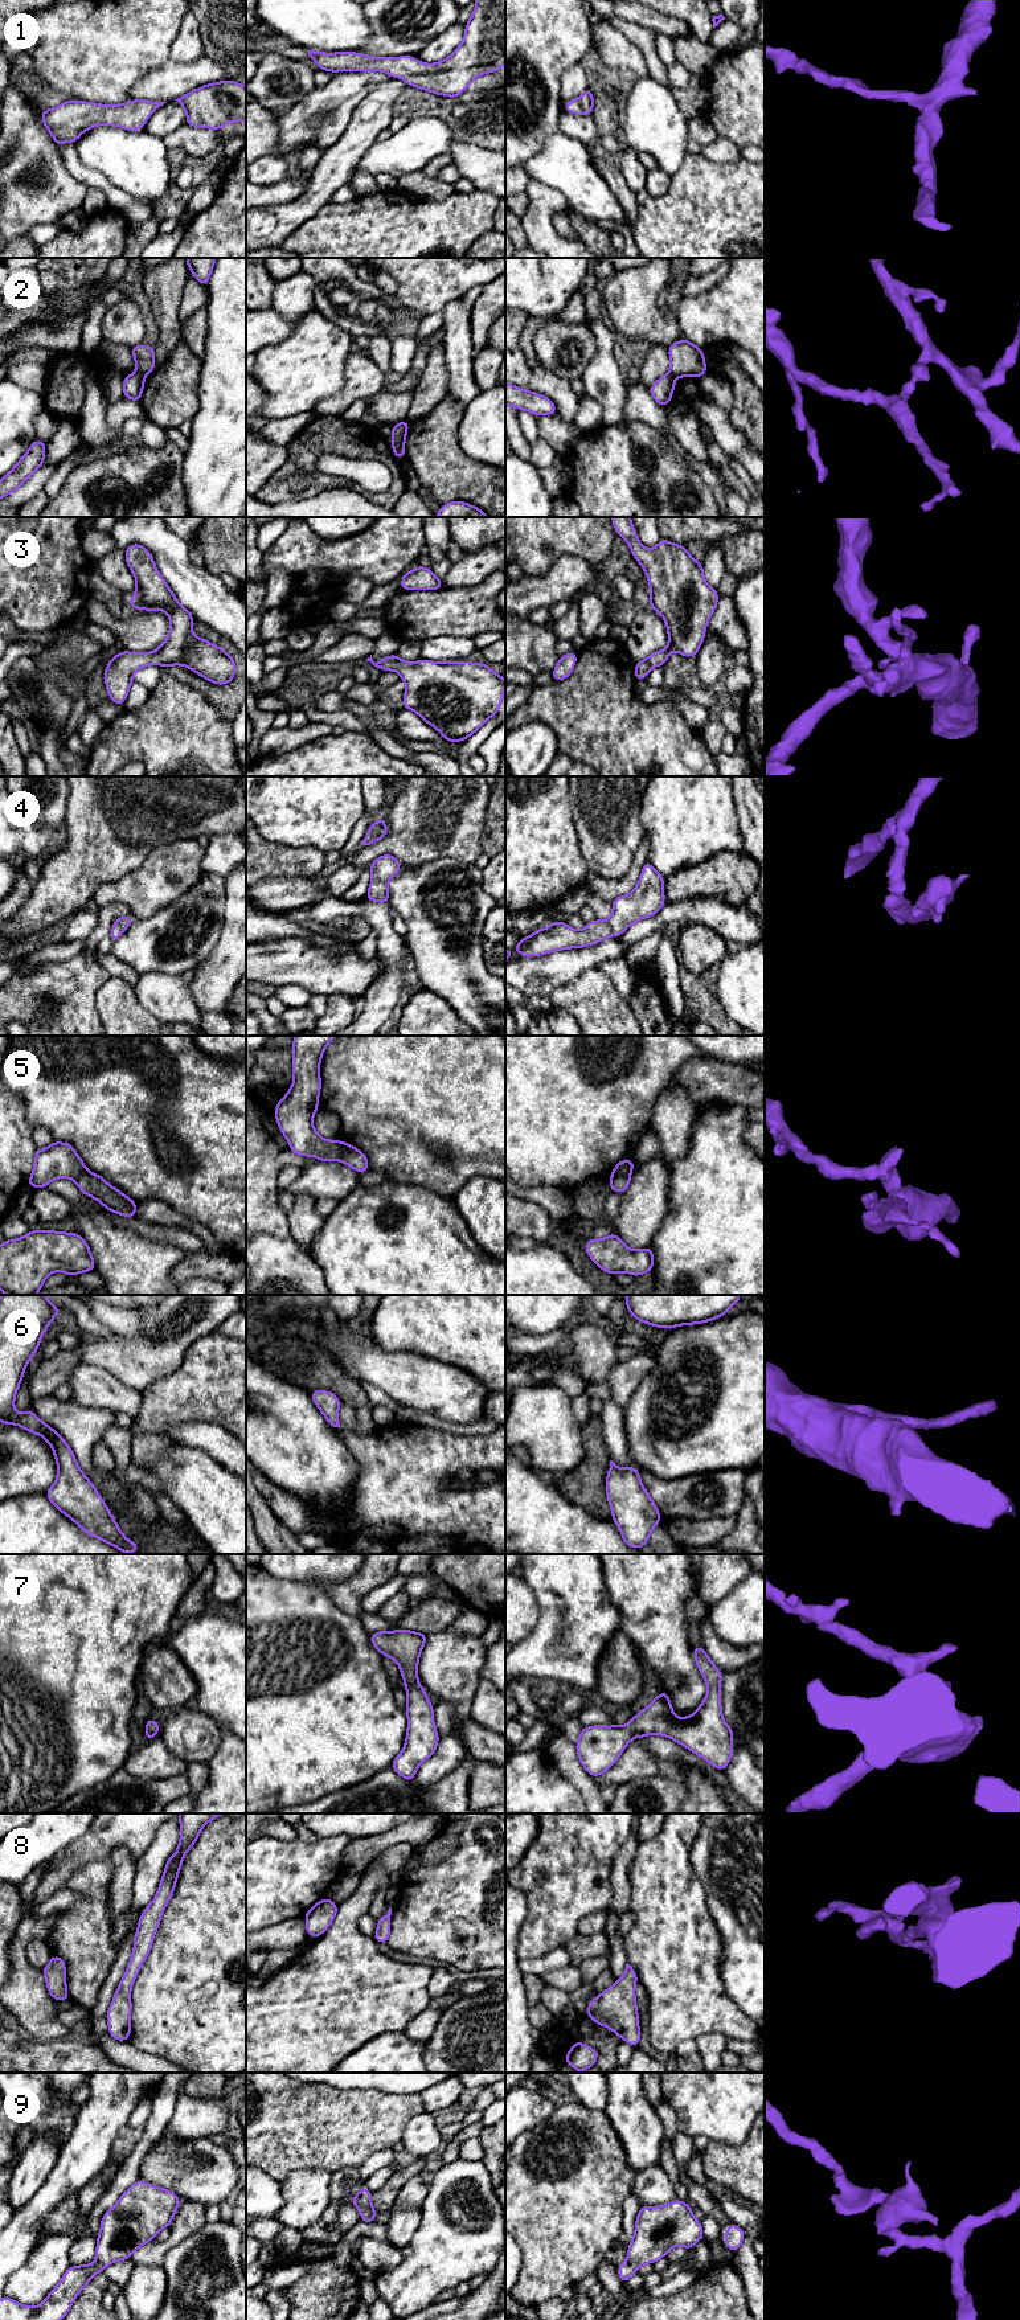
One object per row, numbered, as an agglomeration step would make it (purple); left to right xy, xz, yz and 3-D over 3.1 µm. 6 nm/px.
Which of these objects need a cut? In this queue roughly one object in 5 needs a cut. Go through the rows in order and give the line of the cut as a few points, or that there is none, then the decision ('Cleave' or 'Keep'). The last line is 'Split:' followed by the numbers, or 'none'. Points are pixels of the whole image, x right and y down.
1: No split. Keep
2: Split along xy (136, 372), (144, 376). Cleave
3: No split. Keep
4: No split. Keep
5: Split along yz (630, 1172), (611, 1175). Cleave
6: No split. Keep
7: No split. Keep
8: No split. Keep
9: No split. Keep
Split: 2, 5

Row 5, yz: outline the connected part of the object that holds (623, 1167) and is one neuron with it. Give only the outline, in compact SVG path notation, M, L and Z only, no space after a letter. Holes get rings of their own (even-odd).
M619 1160L618 1164L614 1167L611 1175L627 1175L631 1173L634 1169L635 1161L631 1160Z

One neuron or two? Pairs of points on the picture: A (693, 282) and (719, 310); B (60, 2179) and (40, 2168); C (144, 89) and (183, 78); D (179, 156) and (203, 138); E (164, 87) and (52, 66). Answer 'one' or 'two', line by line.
A: two
B: two
C: one
D: two
E: two

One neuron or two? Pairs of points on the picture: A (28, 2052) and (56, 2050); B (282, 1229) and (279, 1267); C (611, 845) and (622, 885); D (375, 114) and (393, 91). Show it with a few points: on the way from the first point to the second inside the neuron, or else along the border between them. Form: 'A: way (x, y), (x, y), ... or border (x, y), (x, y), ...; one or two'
A: way (35, 2052), (49, 2052); one
B: border (259, 1233), (281, 1237), (290, 1236); two
C: border (635, 851), (622, 876), (595, 874); two
D: way (377, 109), (388, 97); one

